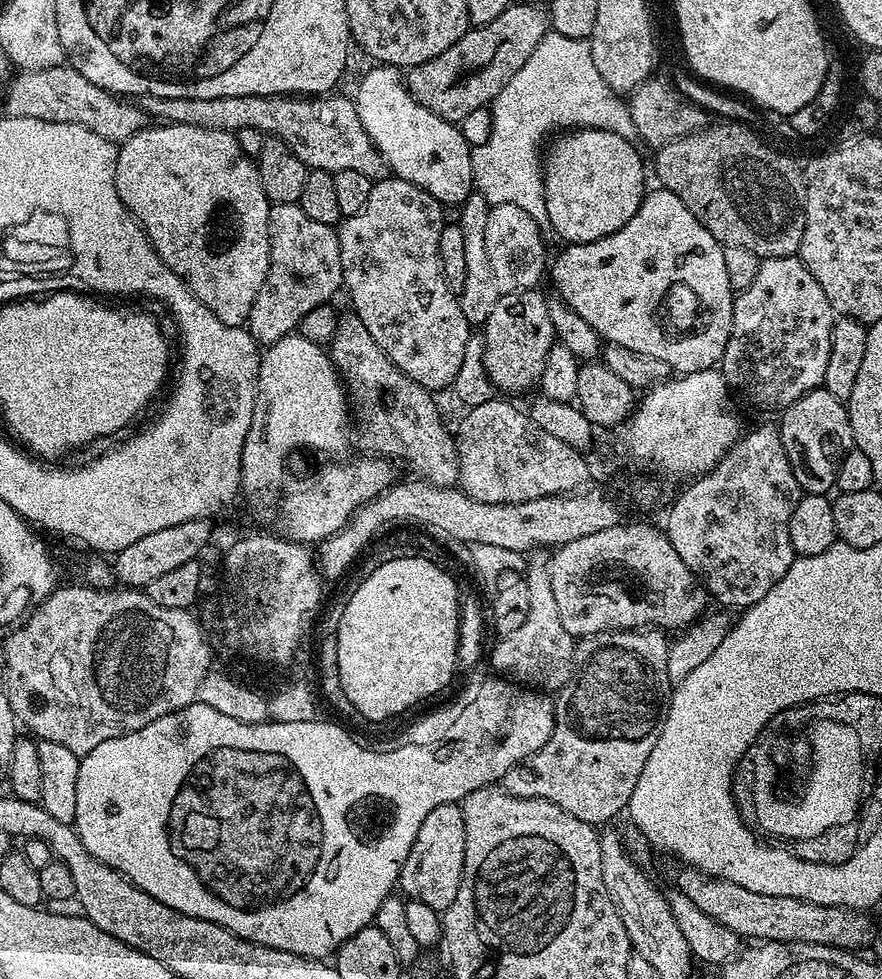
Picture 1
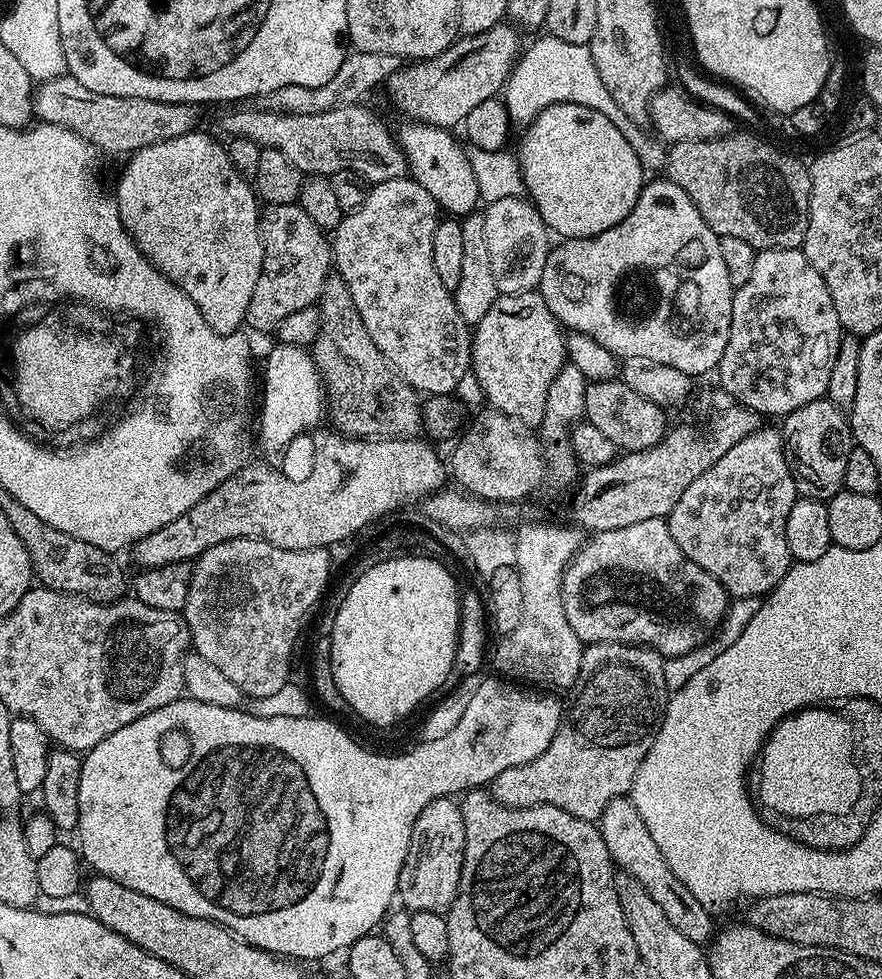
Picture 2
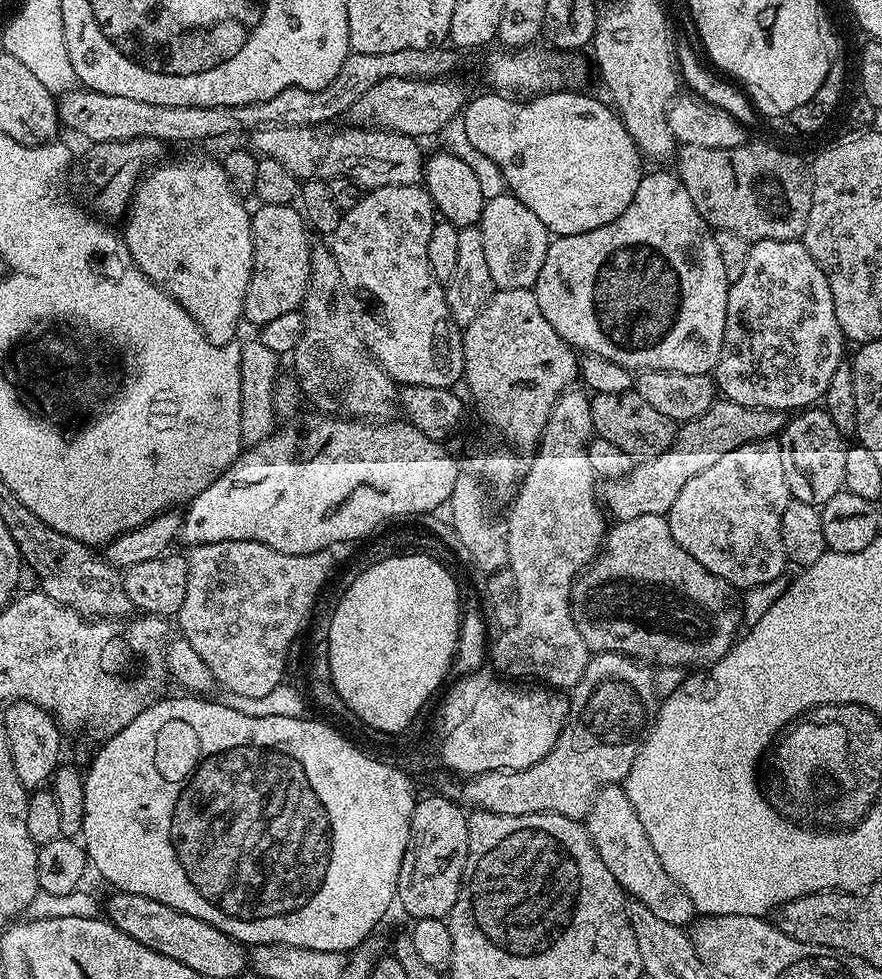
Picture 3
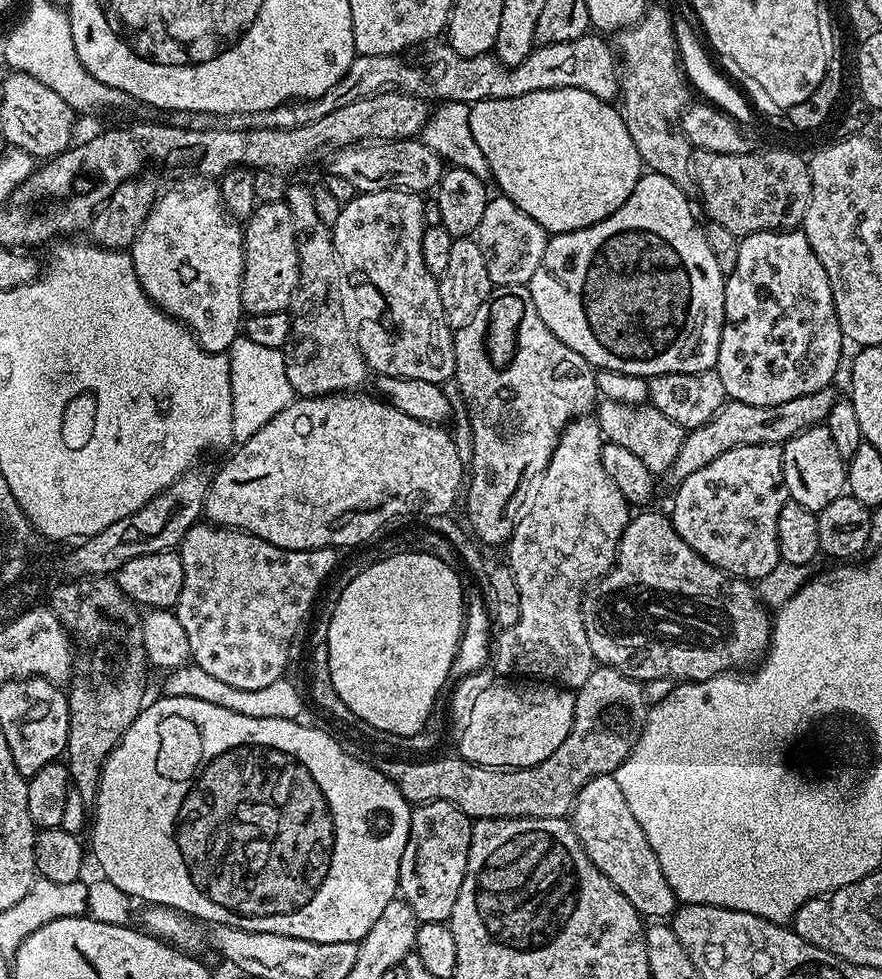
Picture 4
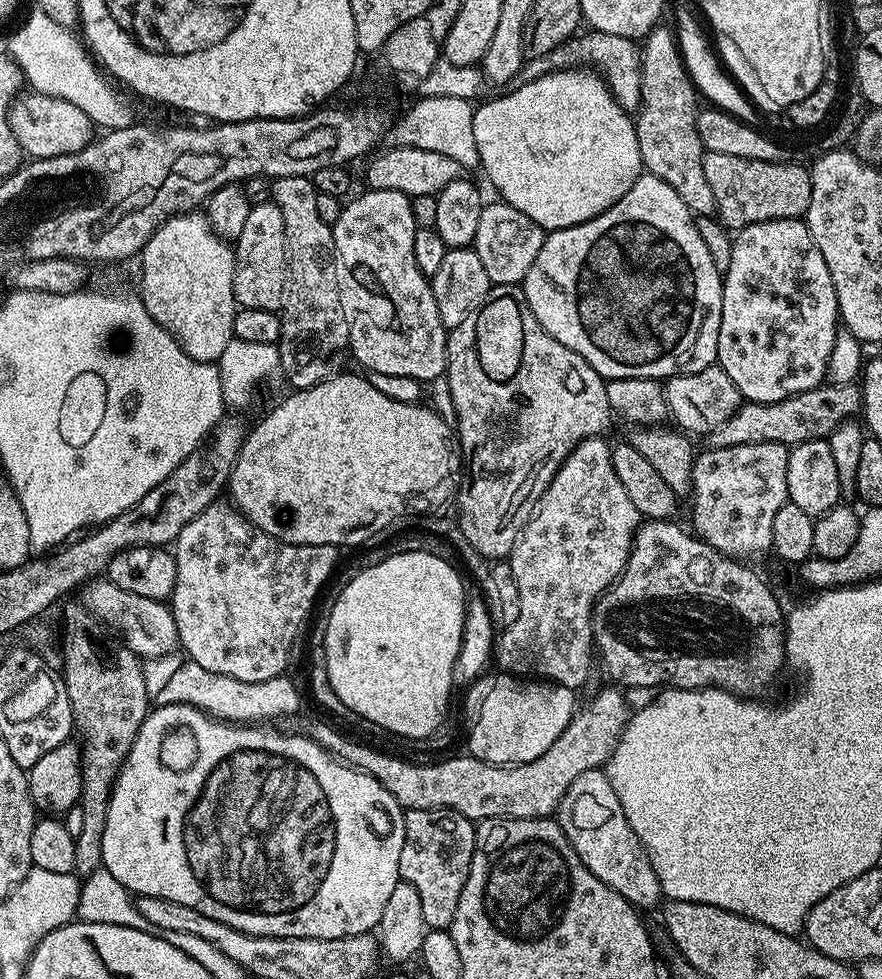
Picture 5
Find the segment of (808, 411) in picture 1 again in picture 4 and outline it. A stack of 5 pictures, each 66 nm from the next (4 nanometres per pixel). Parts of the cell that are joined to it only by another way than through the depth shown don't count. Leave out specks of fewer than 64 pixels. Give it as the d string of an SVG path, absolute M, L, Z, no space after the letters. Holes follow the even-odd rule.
M815 424L812 428L802 430L802 434L794 434L782 446L782 470L784 485L788 498L798 502L798 506L806 506L806 510L820 512L834 498L846 492L846 461L838 454L834 438L824 424Z

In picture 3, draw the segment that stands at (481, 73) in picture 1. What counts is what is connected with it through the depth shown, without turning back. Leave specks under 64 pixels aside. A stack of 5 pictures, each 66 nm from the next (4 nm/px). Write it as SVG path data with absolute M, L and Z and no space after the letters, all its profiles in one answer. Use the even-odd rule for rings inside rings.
M386 78L378 86L370 86L346 116L353 125L384 128L403 136L435 137L447 124L457 119L464 111L466 95L456 78L438 80L411 80L410 78Z

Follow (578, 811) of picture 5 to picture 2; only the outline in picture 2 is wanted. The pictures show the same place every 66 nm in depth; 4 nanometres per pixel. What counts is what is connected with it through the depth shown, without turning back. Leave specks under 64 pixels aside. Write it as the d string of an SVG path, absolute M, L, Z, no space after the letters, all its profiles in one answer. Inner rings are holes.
M620 796L612 800L610 806L606 806L606 810L600 816L598 827L613 865L623 875L640 882L646 888L646 894L650 894L650 898L658 902L662 914L666 914L666 918L670 918L670 922L678 926L680 933L686 934L690 942L701 946L707 945L714 935L713 913L706 906L702 906L702 902L698 902L698 898L694 898L694 894L690 894L690 890L686 890L686 886L678 882L674 870L666 866L662 850L658 850L654 838L650 838L650 830L646 830L646 822L642 822L642 814L638 814L631 799L628 796Z

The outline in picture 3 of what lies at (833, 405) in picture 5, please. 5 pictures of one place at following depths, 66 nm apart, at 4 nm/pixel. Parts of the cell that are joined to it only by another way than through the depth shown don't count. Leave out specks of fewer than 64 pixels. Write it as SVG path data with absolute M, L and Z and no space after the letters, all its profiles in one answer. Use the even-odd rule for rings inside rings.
M721 399L697 420L681 423L674 442L661 456L637 463L625 479L609 483L608 493L602 496L603 503L611 515L612 512L616 515L617 521L638 518L642 514L667 517L670 506L674 506L682 486L686 486L690 478L702 474L702 470L714 466L718 458L730 454L730 450L738 450L738 446L779 437L785 423L783 412L776 412L772 408L742 406L733 400Z

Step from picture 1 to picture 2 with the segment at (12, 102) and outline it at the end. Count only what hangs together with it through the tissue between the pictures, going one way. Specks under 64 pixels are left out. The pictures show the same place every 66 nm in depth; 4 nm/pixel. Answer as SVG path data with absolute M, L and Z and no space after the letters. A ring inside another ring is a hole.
M67 74L53 80L43 81L34 92L34 114L39 121L70 129L104 154L107 152L131 154L151 144L166 142L170 138L182 138L182 134L190 134L201 127L200 112L201 109L194 104L171 104L150 98L134 98L133 96L122 98L114 94L94 94L94 90L82 86L82 82L78 82Z

